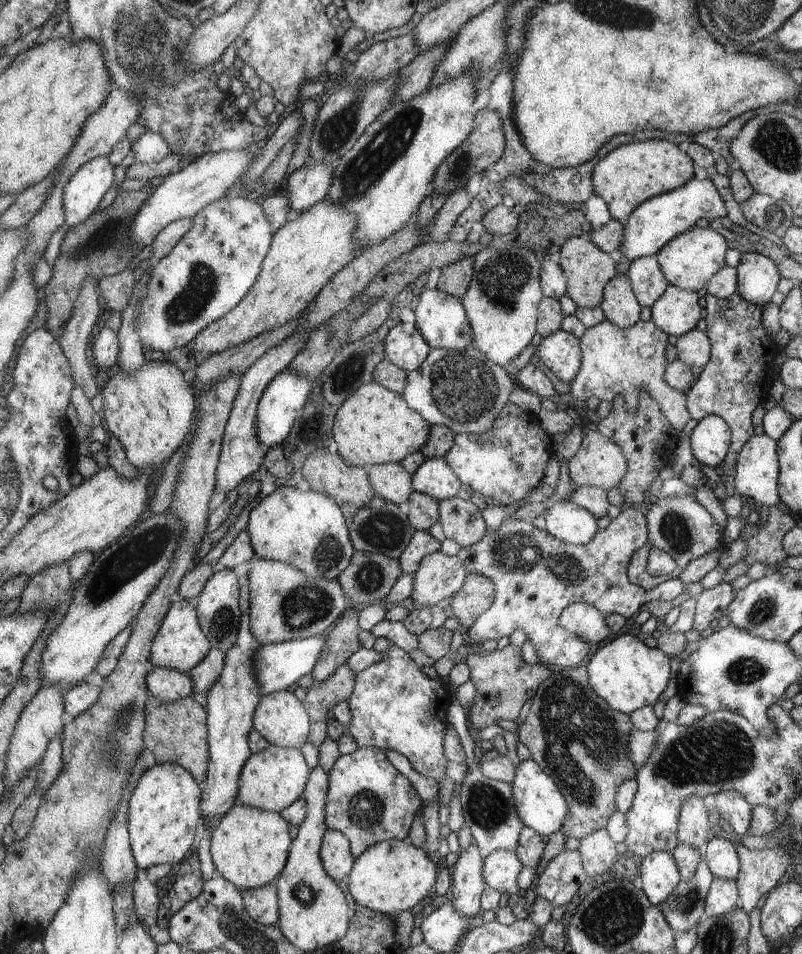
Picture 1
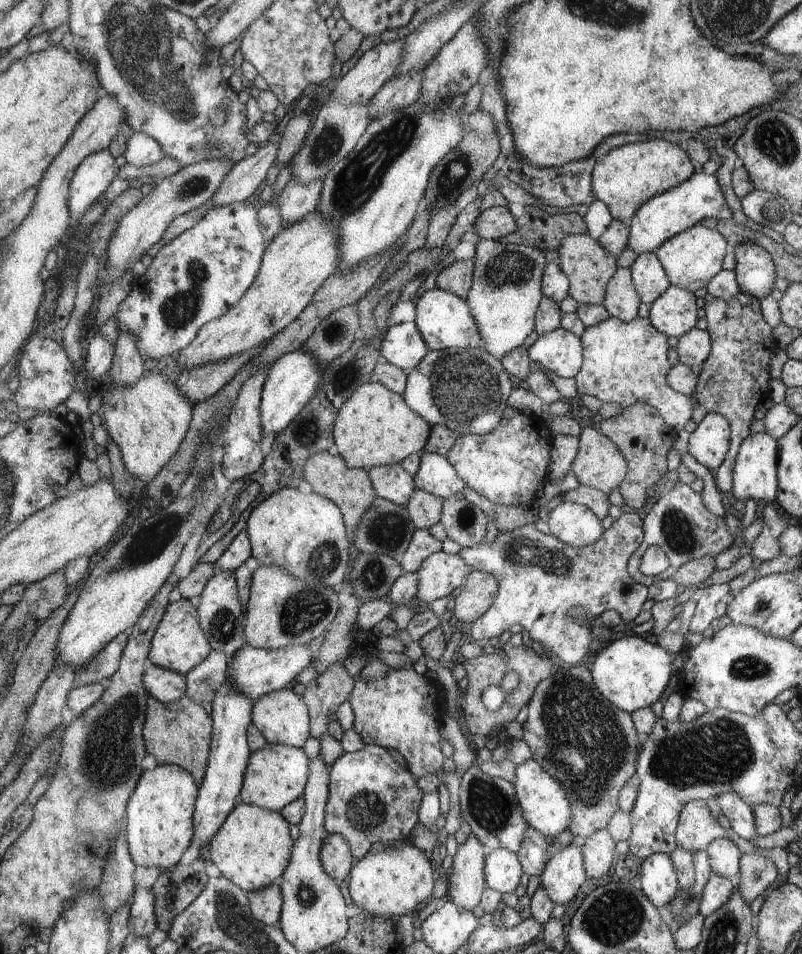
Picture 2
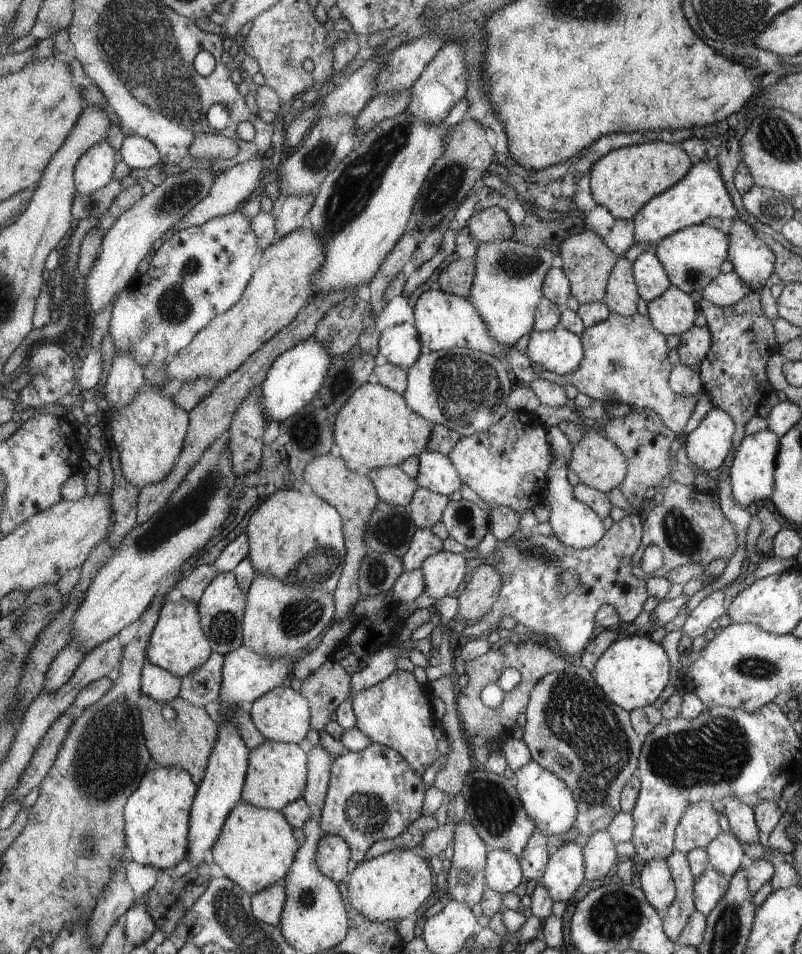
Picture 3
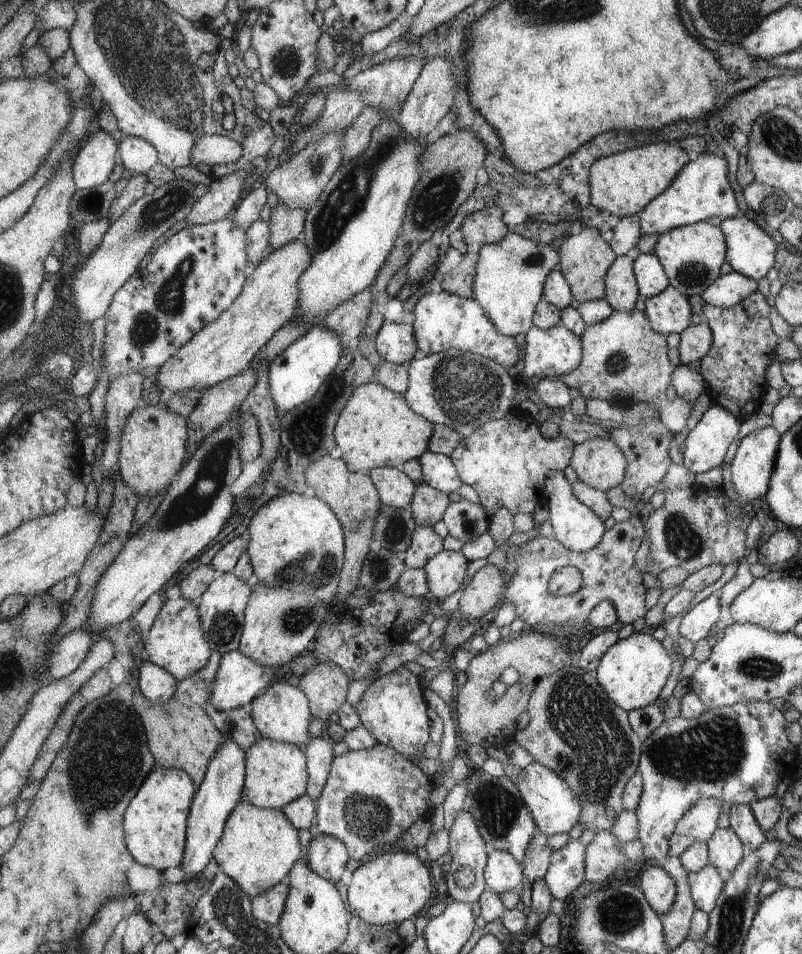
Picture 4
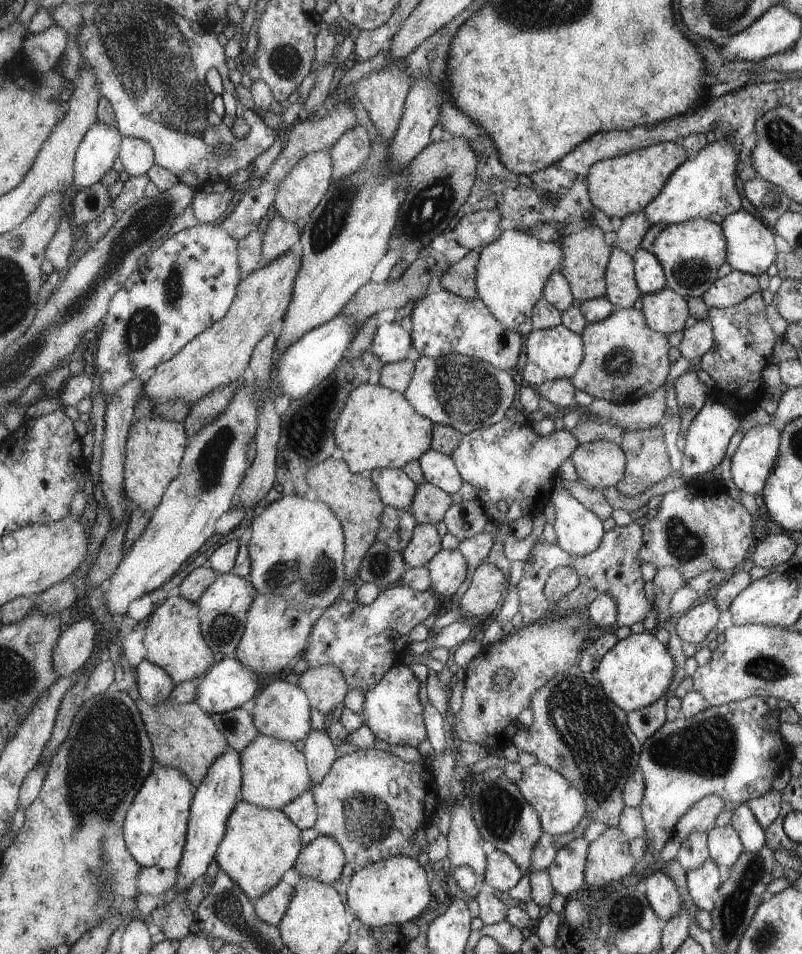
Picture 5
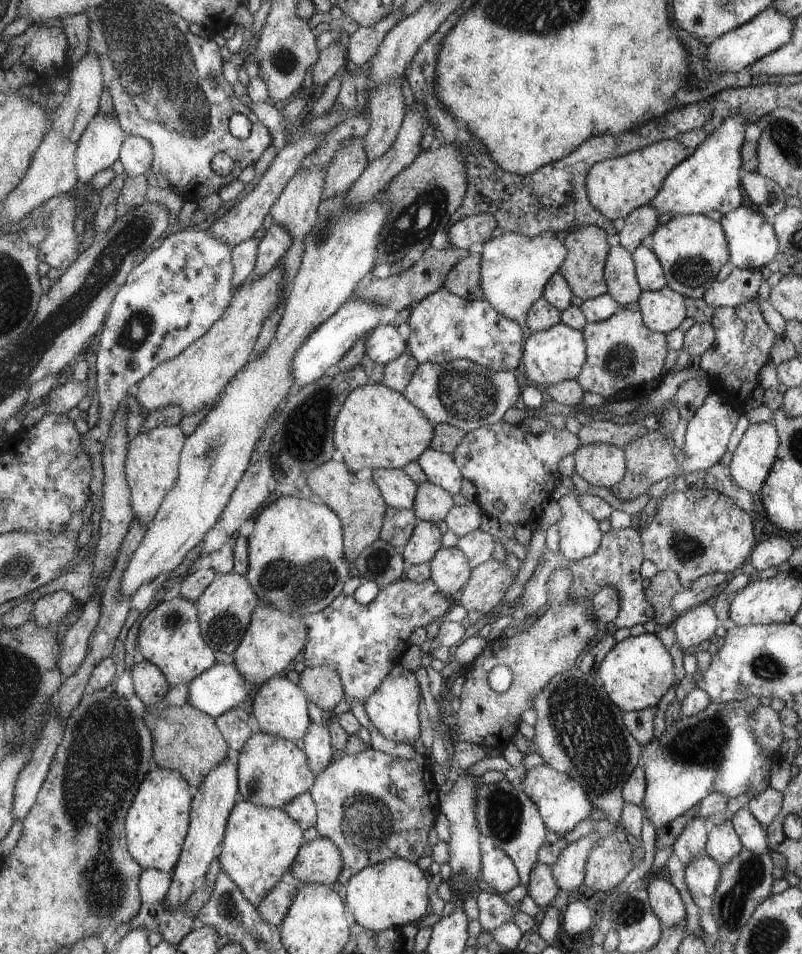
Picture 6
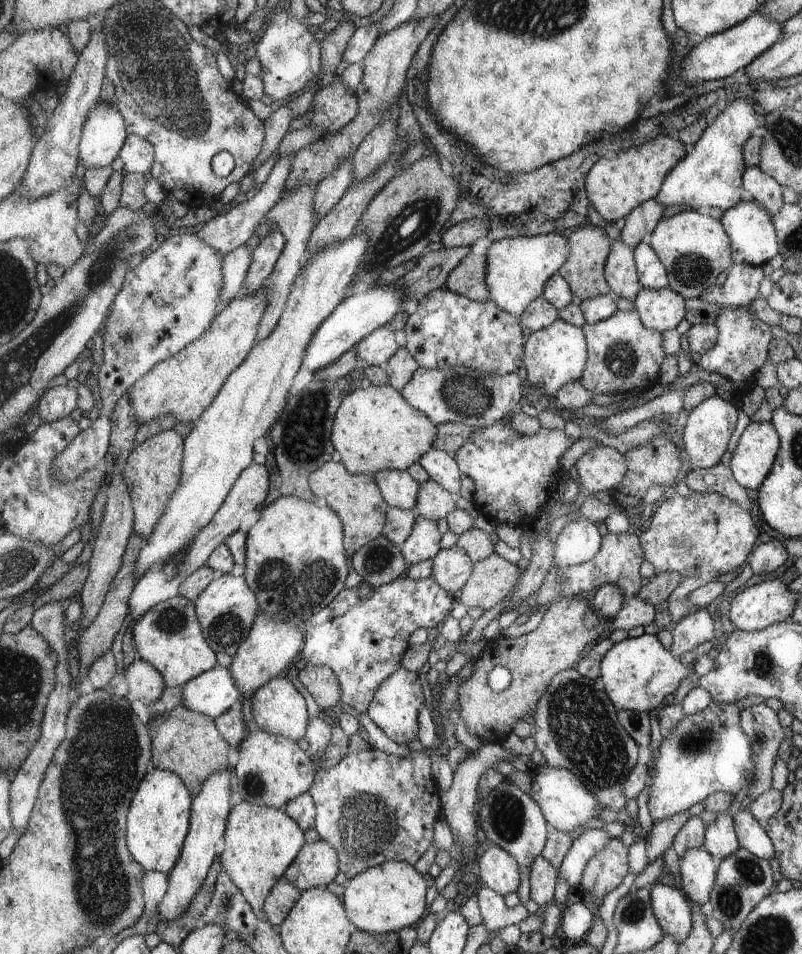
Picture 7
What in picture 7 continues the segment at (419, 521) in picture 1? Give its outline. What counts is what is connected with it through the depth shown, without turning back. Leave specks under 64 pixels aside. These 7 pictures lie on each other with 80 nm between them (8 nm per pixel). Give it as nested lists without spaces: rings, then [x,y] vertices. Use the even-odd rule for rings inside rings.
[[[429,479],[419,484],[418,504],[414,514],[438,522],[457,508],[454,497],[443,486]]]

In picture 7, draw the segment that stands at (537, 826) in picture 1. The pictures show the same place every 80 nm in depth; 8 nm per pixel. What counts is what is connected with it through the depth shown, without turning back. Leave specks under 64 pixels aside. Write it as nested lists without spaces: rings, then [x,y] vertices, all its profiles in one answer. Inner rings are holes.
[[[548,764],[535,768],[529,795],[542,809],[550,824],[550,829],[557,831],[572,832],[572,830],[584,826],[590,818],[600,816],[600,810],[602,810],[600,800],[593,792],[588,790],[587,786],[584,786],[584,783],[575,773]]]

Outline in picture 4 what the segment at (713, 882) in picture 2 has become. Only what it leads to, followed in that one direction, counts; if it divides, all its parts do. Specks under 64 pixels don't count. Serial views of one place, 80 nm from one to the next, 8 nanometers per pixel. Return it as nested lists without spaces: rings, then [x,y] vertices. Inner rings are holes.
[[[708,864],[699,871],[689,872],[687,879],[695,907],[707,913],[714,910],[726,882],[719,869]]]

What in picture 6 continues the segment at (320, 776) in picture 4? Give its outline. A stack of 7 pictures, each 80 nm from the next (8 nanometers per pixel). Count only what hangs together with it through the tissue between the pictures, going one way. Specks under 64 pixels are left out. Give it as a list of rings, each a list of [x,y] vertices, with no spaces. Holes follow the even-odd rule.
[[[327,721],[312,723],[306,736],[303,736],[304,752],[310,759],[310,767],[319,773],[330,763],[333,755],[331,730]]]

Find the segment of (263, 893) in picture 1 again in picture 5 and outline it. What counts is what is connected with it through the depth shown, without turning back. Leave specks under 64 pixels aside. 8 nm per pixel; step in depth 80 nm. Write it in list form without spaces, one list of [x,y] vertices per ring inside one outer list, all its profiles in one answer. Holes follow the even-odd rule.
[[[280,881],[266,895],[256,899],[253,905],[260,920],[276,926],[282,922],[287,914],[287,908],[295,896],[295,891],[295,887],[285,881]]]

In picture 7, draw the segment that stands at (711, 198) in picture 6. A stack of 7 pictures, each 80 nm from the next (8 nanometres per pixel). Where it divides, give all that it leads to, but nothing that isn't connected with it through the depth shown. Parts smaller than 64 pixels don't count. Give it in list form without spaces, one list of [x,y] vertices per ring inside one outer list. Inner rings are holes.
[[[736,99],[728,104],[728,106],[725,106],[725,109],[716,116],[714,122],[704,129],[699,141],[693,144],[687,158],[683,159],[668,174],[663,183],[662,190],[656,195],[656,199],[664,204],[664,206],[688,204],[688,206],[694,206],[694,208],[707,206],[710,208],[720,208],[722,211],[735,207],[742,200],[742,172],[746,168],[744,166],[745,158],[742,158],[742,146],[750,139],[750,132],[756,126],[762,125],[762,120],[764,120],[764,114],[760,114],[756,110],[755,104],[752,101]]]

